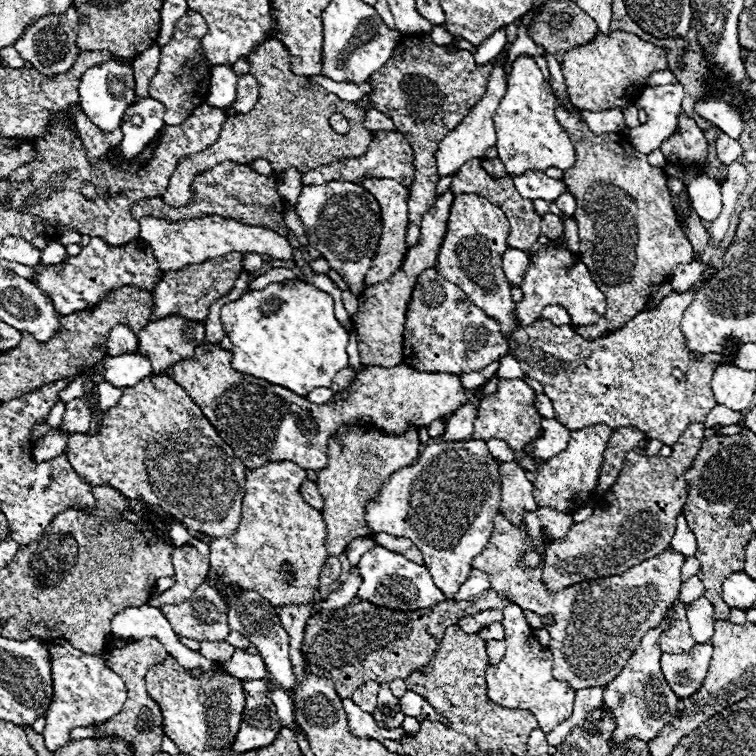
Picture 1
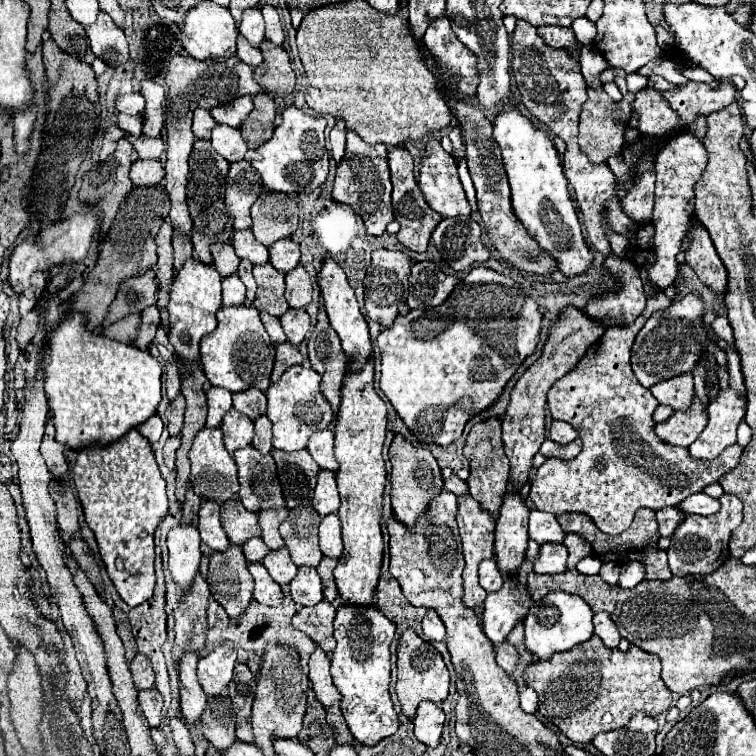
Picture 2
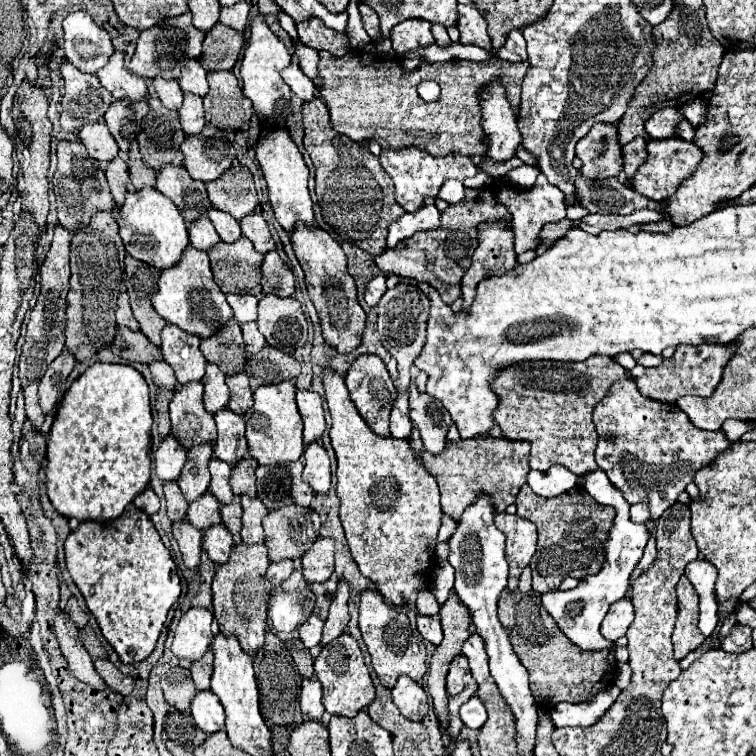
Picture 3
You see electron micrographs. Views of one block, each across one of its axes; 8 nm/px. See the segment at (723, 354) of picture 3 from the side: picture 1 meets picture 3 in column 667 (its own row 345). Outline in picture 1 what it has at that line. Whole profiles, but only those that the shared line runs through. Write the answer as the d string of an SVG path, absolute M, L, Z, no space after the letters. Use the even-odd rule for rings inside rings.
M446 190L432 208L422 218L422 236L420 244L416 248L410 248L404 256L404 264L400 270L386 282L364 288L364 292L358 296L358 314L352 316L352 322L358 330L358 348L360 348L360 360L364 366L398 366L402 364L402 332L404 332L404 320L406 320L406 308L412 298L412 288L416 284L416 278L426 270L432 268L436 262L436 252L440 250L442 238L446 234L446 224L450 216L450 206L454 202L452 190Z

